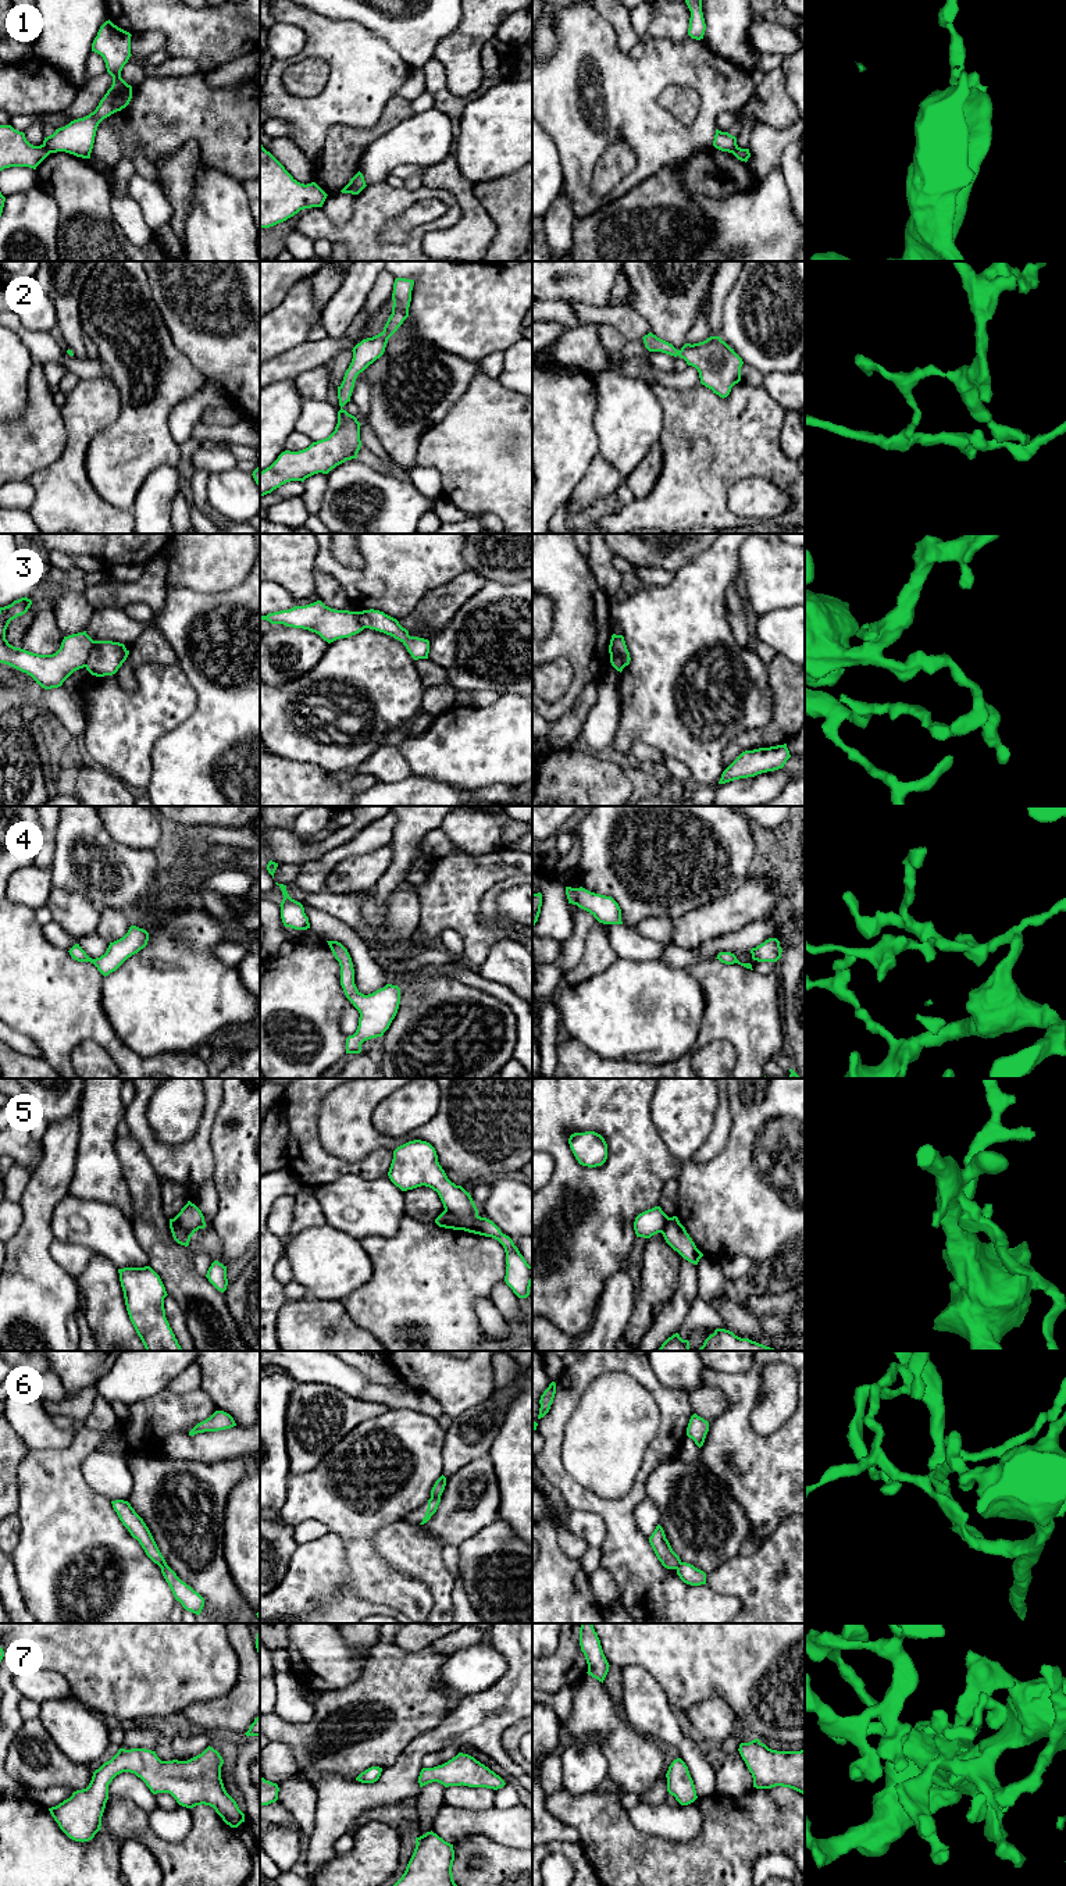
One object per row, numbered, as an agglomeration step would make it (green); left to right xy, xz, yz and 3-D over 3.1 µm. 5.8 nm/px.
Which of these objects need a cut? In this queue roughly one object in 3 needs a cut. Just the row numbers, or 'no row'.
1, 3, 5, 6

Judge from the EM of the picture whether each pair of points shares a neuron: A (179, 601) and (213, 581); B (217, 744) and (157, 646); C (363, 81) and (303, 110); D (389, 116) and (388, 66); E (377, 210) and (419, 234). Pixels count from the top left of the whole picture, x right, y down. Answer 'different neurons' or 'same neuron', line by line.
A: different neurons
B: different neurons
C: same neuron
D: different neurons
E: same neuron

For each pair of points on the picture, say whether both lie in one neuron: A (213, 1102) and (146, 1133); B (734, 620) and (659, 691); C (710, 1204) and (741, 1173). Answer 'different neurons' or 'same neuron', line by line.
A: same neuron
B: different neurons
C: same neuron

